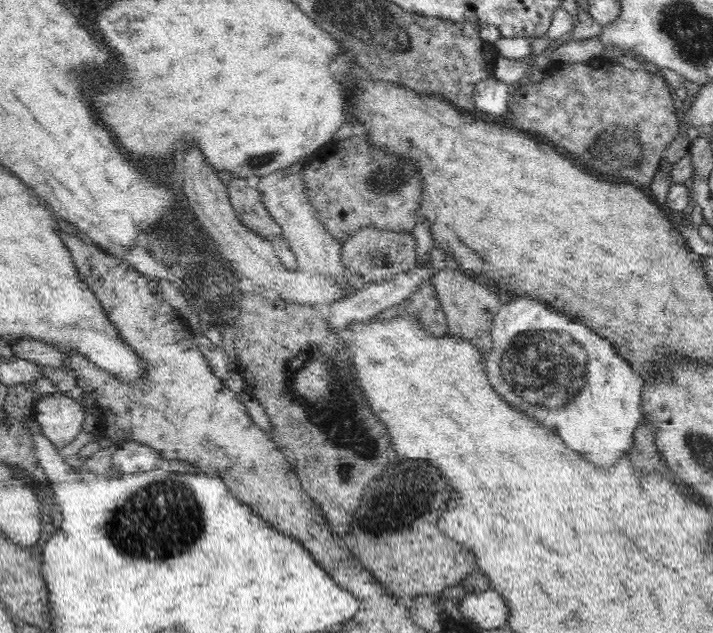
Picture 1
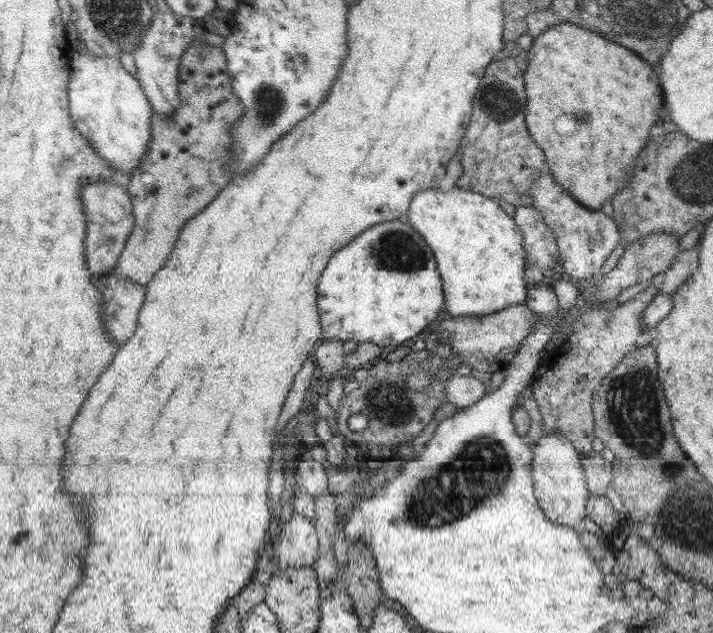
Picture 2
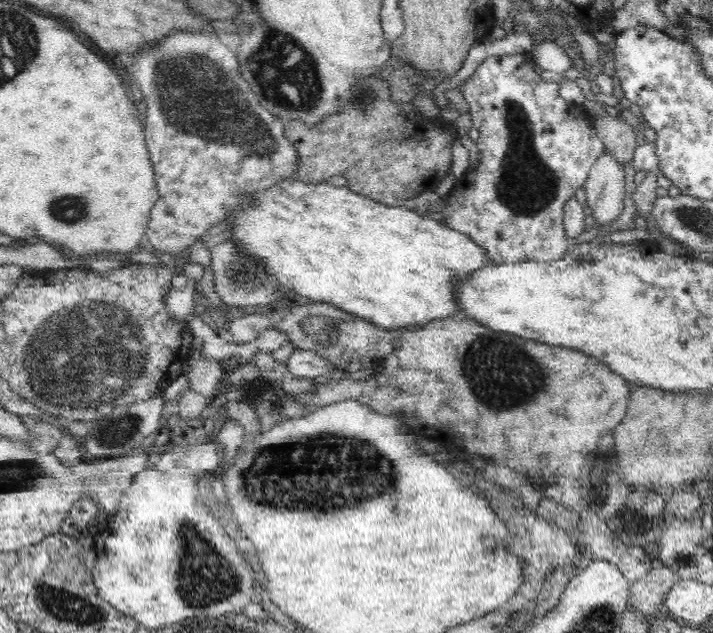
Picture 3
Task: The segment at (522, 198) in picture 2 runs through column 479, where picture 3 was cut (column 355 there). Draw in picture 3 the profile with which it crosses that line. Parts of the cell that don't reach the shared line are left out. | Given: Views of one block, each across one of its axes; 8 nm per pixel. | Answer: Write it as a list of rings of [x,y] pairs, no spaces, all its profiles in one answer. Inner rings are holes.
[[[372,78],[372,80],[364,80],[360,84],[356,84],[356,88],[352,88],[351,100],[343,107],[343,110],[340,112],[334,112],[334,114],[328,114],[322,122],[314,124],[310,127],[309,124],[304,124],[303,122],[298,122],[297,120],[290,120],[287,125],[285,125],[285,135],[288,137],[288,140],[296,147],[299,163],[294,176],[306,183],[319,183],[326,181],[333,176],[342,176],[347,179],[347,184],[349,189],[359,195],[364,195],[370,197],[376,202],[382,203],[384,205],[406,205],[410,203],[410,199],[416,198],[422,192],[428,190],[434,191],[436,186],[442,182],[444,176],[451,172],[451,162],[453,161],[452,154],[452,143],[454,140],[459,140],[458,134],[452,128],[452,123],[445,122],[442,117],[438,119],[425,119],[424,116],[415,111],[415,107],[411,106],[409,103],[400,105],[395,104],[391,98],[391,91],[386,79],[382,78]]]

